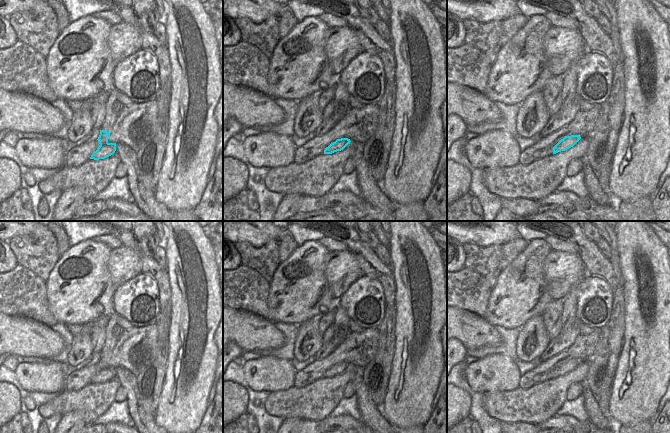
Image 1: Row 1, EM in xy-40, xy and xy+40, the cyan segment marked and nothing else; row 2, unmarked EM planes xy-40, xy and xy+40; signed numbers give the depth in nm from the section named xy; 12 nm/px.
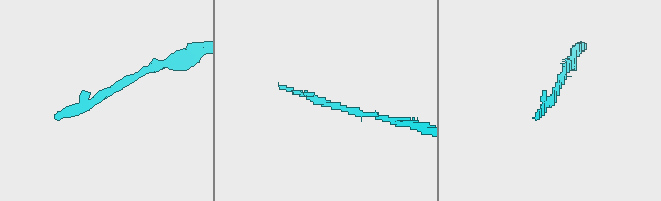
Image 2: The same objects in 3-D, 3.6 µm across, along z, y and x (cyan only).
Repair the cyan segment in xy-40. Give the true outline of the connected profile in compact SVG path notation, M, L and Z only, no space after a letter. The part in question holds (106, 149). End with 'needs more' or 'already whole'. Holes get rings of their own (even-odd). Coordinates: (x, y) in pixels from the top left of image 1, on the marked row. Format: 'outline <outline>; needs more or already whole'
outline M100 130L100 135L97 139L100 146L97 148L96 151L93 152L90 159L94 159L94 160L105 159L115 153L116 143L108 142L109 135L110 132Z; already whole

